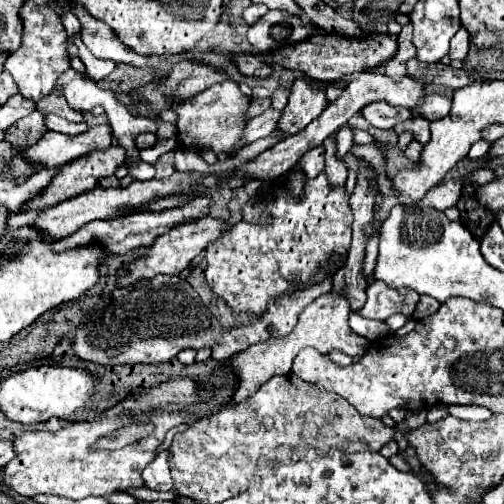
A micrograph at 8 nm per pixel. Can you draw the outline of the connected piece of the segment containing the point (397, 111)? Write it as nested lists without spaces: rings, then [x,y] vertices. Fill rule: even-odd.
[[[372,102],[368,106],[364,106],[362,110],[362,116],[376,128],[382,128],[382,130],[390,130],[394,128],[396,124],[404,122],[404,120],[410,120],[412,118],[412,110],[404,108],[404,106],[390,106],[388,102]]]

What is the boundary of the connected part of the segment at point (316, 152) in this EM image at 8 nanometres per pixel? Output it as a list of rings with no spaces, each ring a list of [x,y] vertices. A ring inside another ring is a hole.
[[[316,146],[316,148],[308,150],[308,154],[304,154],[304,158],[300,158],[298,170],[302,170],[302,174],[306,178],[314,178],[316,174],[320,174],[324,170],[324,148]]]

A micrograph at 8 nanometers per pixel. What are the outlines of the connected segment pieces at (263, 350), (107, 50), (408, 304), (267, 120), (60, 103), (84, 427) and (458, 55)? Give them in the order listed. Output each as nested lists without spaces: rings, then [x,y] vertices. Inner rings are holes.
[[[336,294],[320,296],[316,302],[312,302],[310,306],[304,308],[304,312],[298,316],[298,324],[294,326],[294,330],[288,336],[270,338],[268,342],[260,342],[256,346],[250,346],[248,350],[236,354],[234,360],[230,362],[230,366],[238,374],[240,386],[234,392],[232,404],[236,404],[236,400],[240,402],[240,400],[252,396],[258,390],[258,386],[266,384],[272,376],[290,374],[292,360],[306,346],[312,346],[312,348],[320,350],[322,354],[328,354],[330,350],[342,350],[348,356],[362,356],[368,350],[368,340],[350,330],[348,314],[350,314],[350,310],[348,310],[348,302],[344,302],[344,298],[340,298]]]
[[[74,6],[72,8],[76,14],[80,24],[82,24],[82,42],[86,44],[86,48],[96,56],[96,58],[110,58],[114,62],[126,62],[126,64],[134,64],[134,66],[158,66],[158,80],[166,78],[166,74],[170,74],[170,62],[158,62],[158,58],[148,58],[148,56],[140,56],[128,48],[124,48],[124,44],[116,38],[114,30],[108,28],[102,20],[92,18],[82,6]]]
[[[372,282],[366,288],[366,304],[360,310],[360,314],[364,318],[374,318],[374,320],[386,320],[392,314],[406,314],[412,316],[412,312],[416,310],[418,304],[418,294],[412,290],[396,290],[396,288],[388,288],[384,286],[384,282]]]
[[[268,108],[264,114],[252,118],[252,122],[246,124],[244,134],[242,134],[242,138],[238,140],[238,144],[240,144],[240,146],[248,146],[248,144],[252,144],[252,142],[258,140],[258,138],[270,136],[272,130],[276,128],[278,118],[280,118],[280,112],[274,110],[274,108]]]
[[[52,90],[52,94],[48,94],[46,98],[42,98],[42,100],[38,102],[38,110],[44,112],[44,114],[54,112],[54,114],[58,114],[58,116],[66,118],[72,122],[83,121],[82,114],[76,112],[76,110],[72,110],[72,108],[68,106],[68,102],[66,102],[66,98],[62,96],[60,90]]]
[[[154,412],[146,420],[156,426],[154,434],[122,450],[112,450],[112,452],[110,450],[90,452],[90,446],[98,438],[128,426],[132,420],[126,416],[122,418],[102,416],[92,422],[68,424],[56,432],[24,432],[12,442],[16,458],[4,466],[2,482],[4,486],[8,486],[12,492],[20,496],[32,498],[36,494],[54,494],[72,500],[82,500],[86,496],[104,496],[112,492],[126,492],[128,488],[140,488],[144,486],[142,470],[146,468],[146,464],[150,464],[156,458],[156,448],[162,444],[164,434],[182,422],[194,422],[196,416],[184,412],[178,414]]]
[[[460,28],[450,42],[448,56],[452,60],[464,60],[466,54],[468,54],[468,32],[466,32],[466,28]]]

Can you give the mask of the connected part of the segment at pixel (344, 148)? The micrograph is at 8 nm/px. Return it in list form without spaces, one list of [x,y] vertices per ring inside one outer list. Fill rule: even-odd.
[[[342,126],[336,132],[336,144],[338,144],[338,154],[340,158],[344,158],[344,154],[348,152],[348,148],[352,146],[352,130],[348,126]]]

